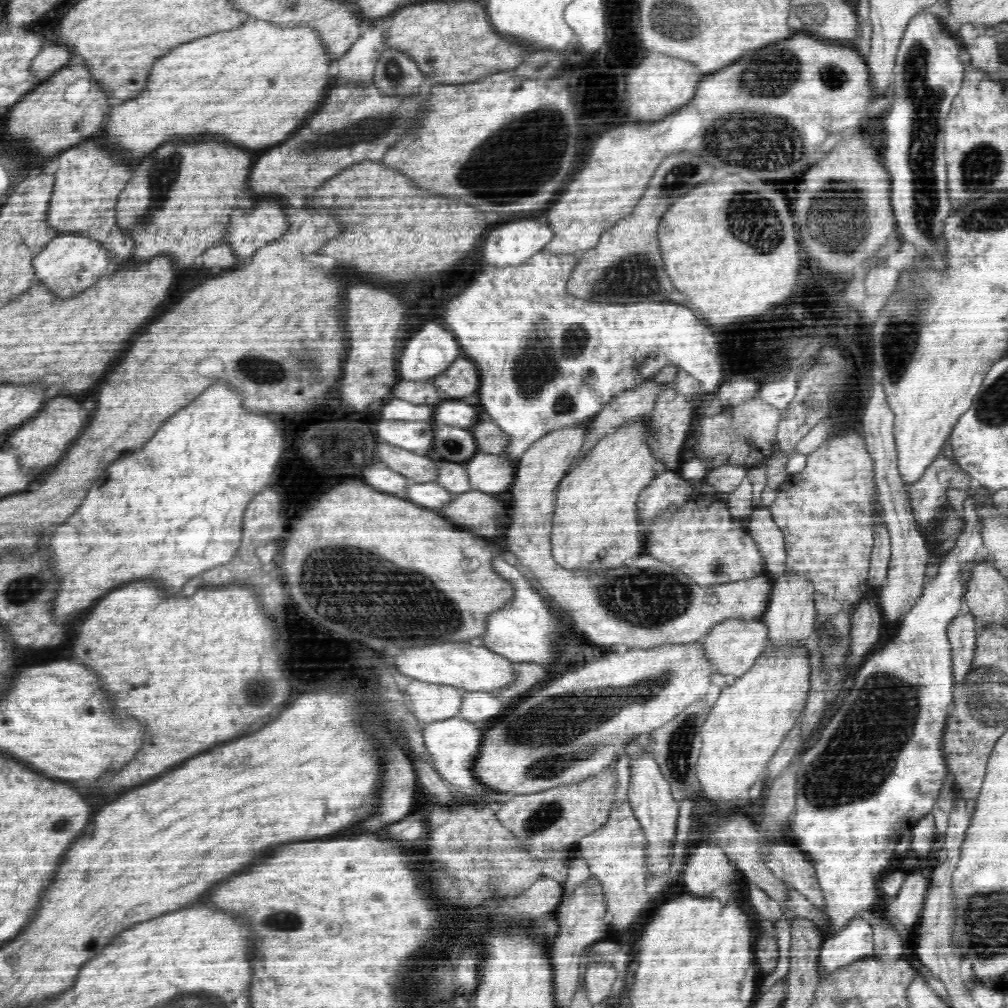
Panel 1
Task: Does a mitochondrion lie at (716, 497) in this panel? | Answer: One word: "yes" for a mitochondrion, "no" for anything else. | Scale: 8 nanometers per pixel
no

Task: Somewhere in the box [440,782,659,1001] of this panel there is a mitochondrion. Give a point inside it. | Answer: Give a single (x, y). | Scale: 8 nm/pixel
(547, 815)

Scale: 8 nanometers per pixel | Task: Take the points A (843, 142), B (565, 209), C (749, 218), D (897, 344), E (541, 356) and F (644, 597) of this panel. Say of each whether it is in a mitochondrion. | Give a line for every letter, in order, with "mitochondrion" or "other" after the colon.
A: other
B: other
C: mitochondrion
D: mitochondrion
E: mitochondrion
F: mitochondrion

